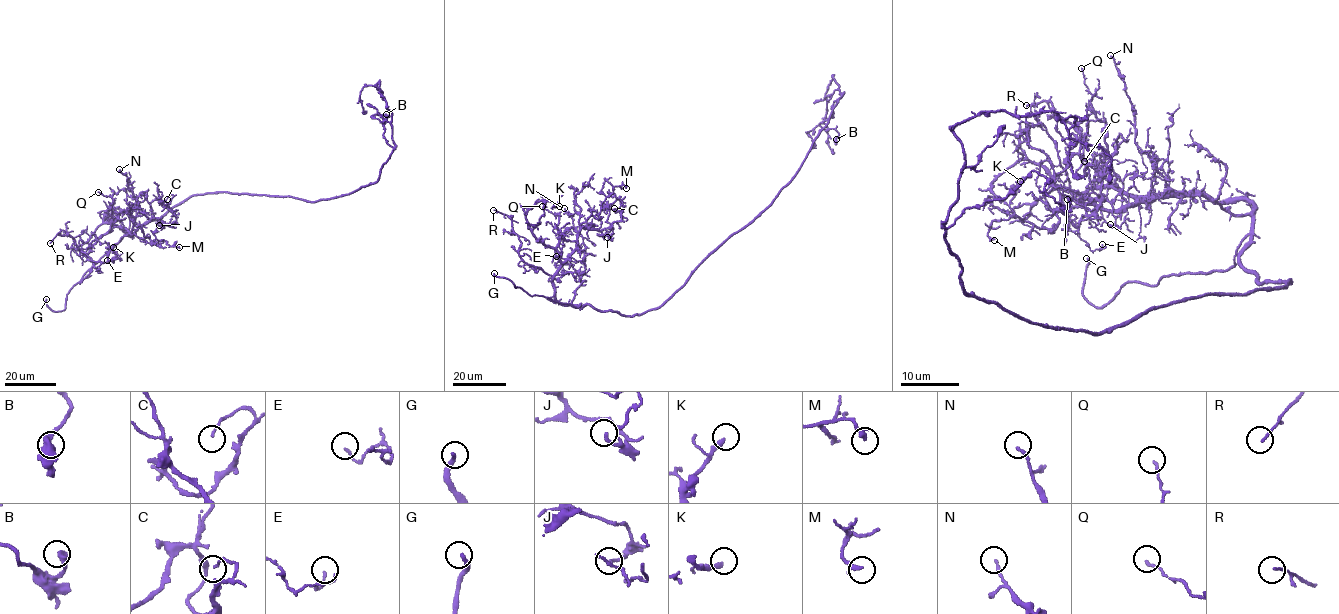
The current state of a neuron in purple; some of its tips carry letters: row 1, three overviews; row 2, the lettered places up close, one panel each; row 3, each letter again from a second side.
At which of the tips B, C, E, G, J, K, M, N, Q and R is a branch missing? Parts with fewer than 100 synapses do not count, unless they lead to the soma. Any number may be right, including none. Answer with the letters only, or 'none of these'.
G

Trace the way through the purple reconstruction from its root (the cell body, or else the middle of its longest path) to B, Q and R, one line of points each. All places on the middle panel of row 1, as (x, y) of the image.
B: (700, 265), (788, 184), (841, 97), (833, 102), (833, 115), (819, 123), (838, 132), (836, 139)
Q: (700, 265), (660, 306), (639, 314), (562, 305), (553, 285), (560, 265), (559, 217), (542, 206)
R: (700, 265), (660, 306), (639, 314), (562, 305), (551, 276), (519, 254), (512, 221), (493, 210)

